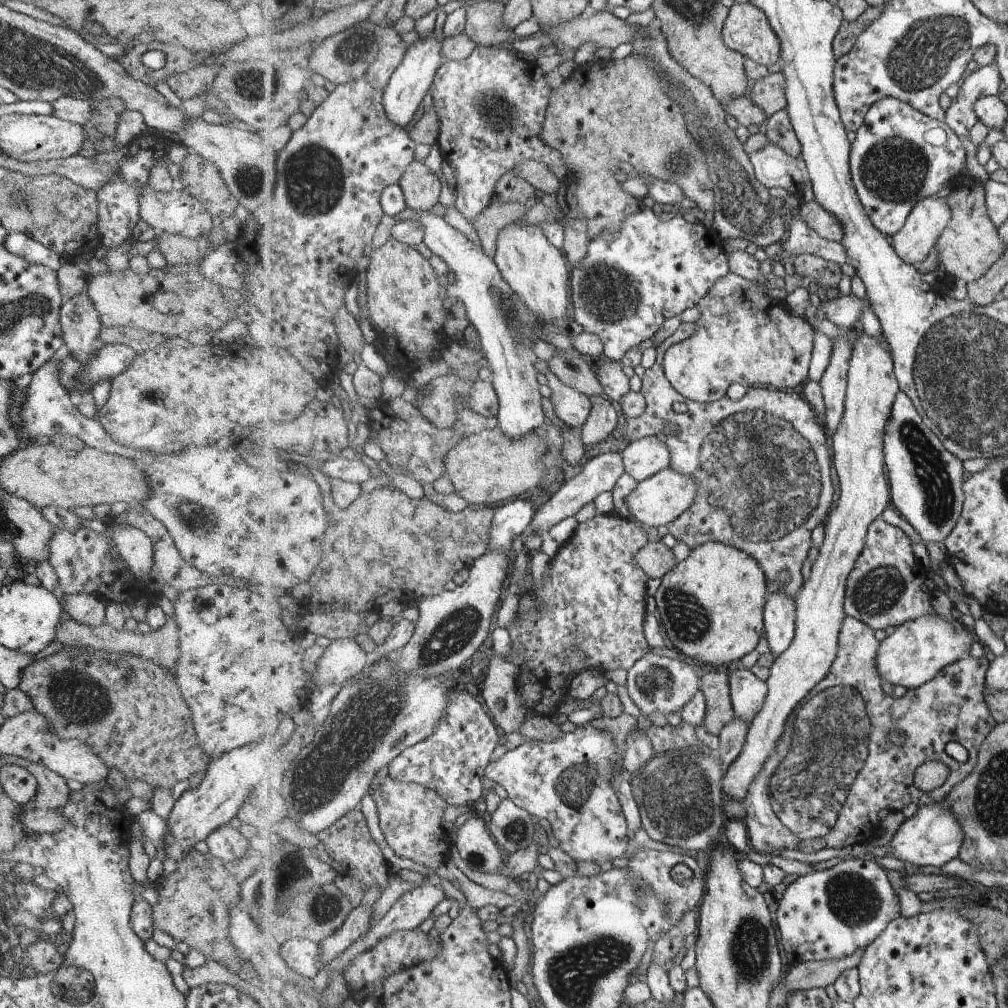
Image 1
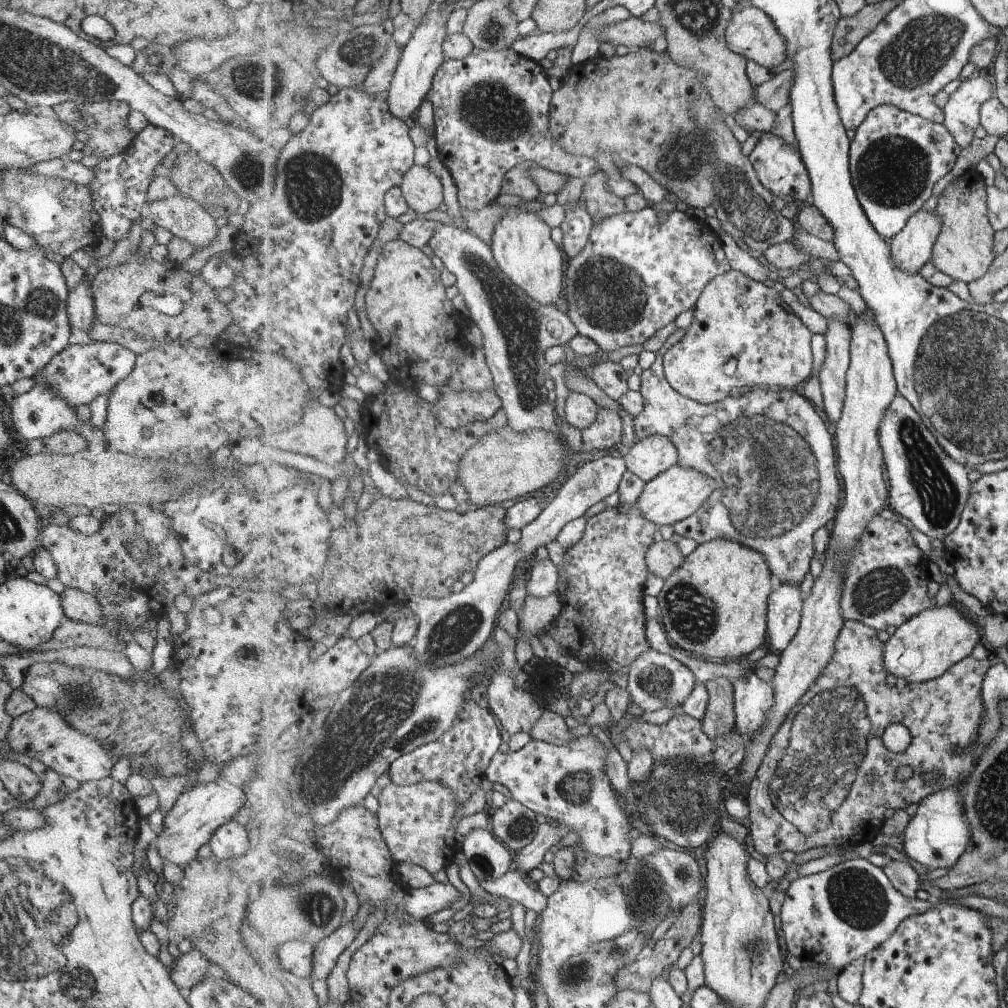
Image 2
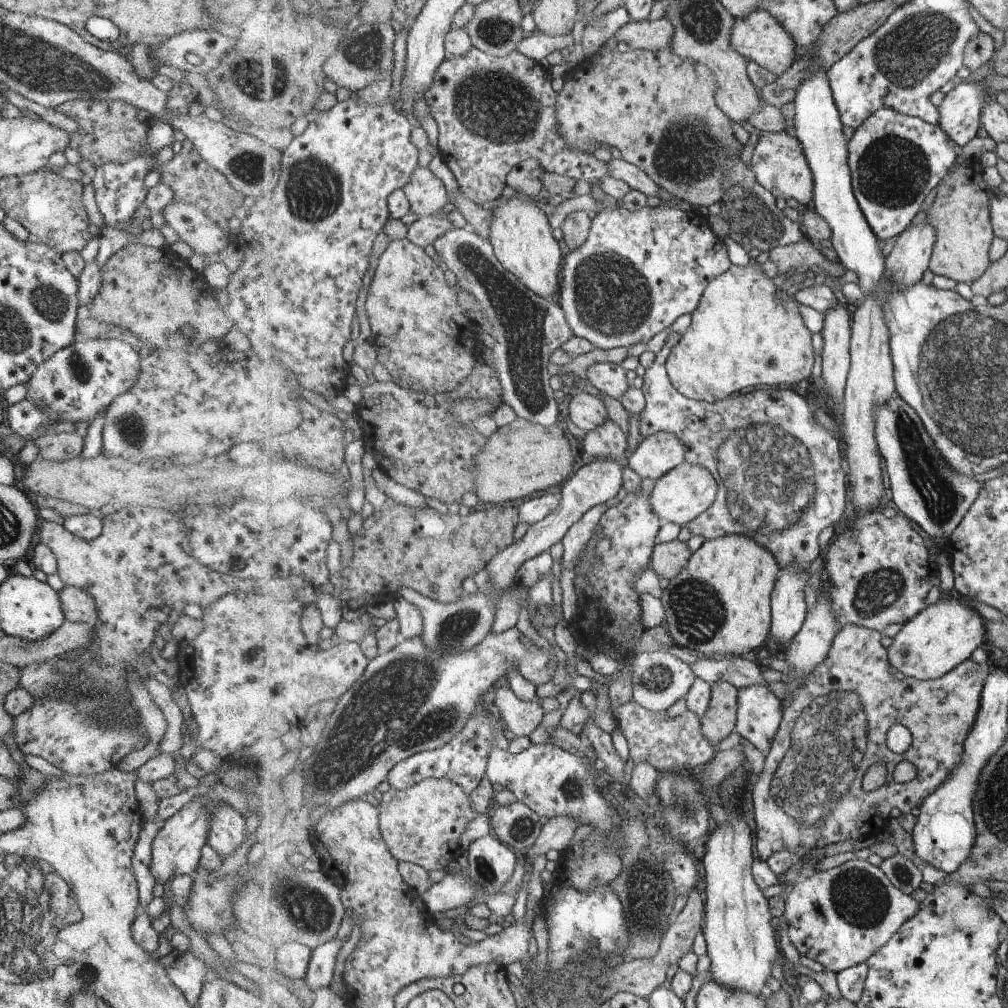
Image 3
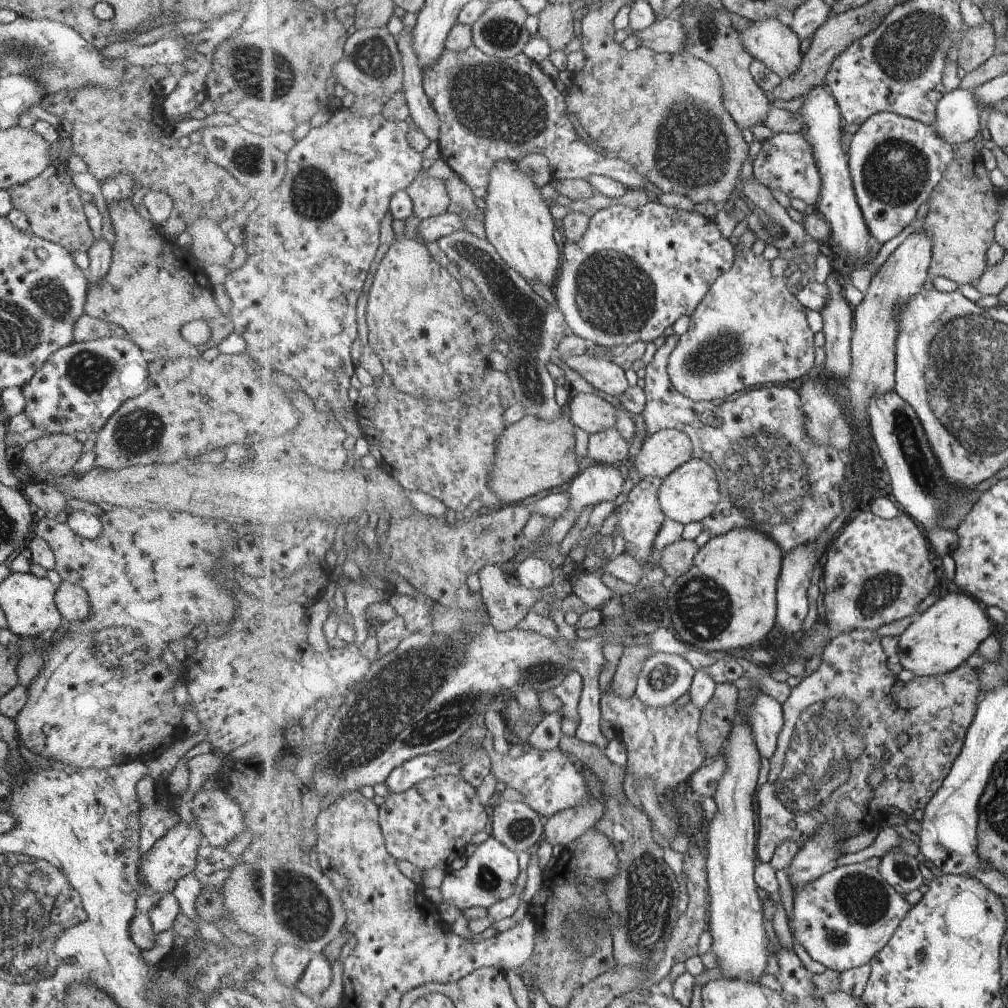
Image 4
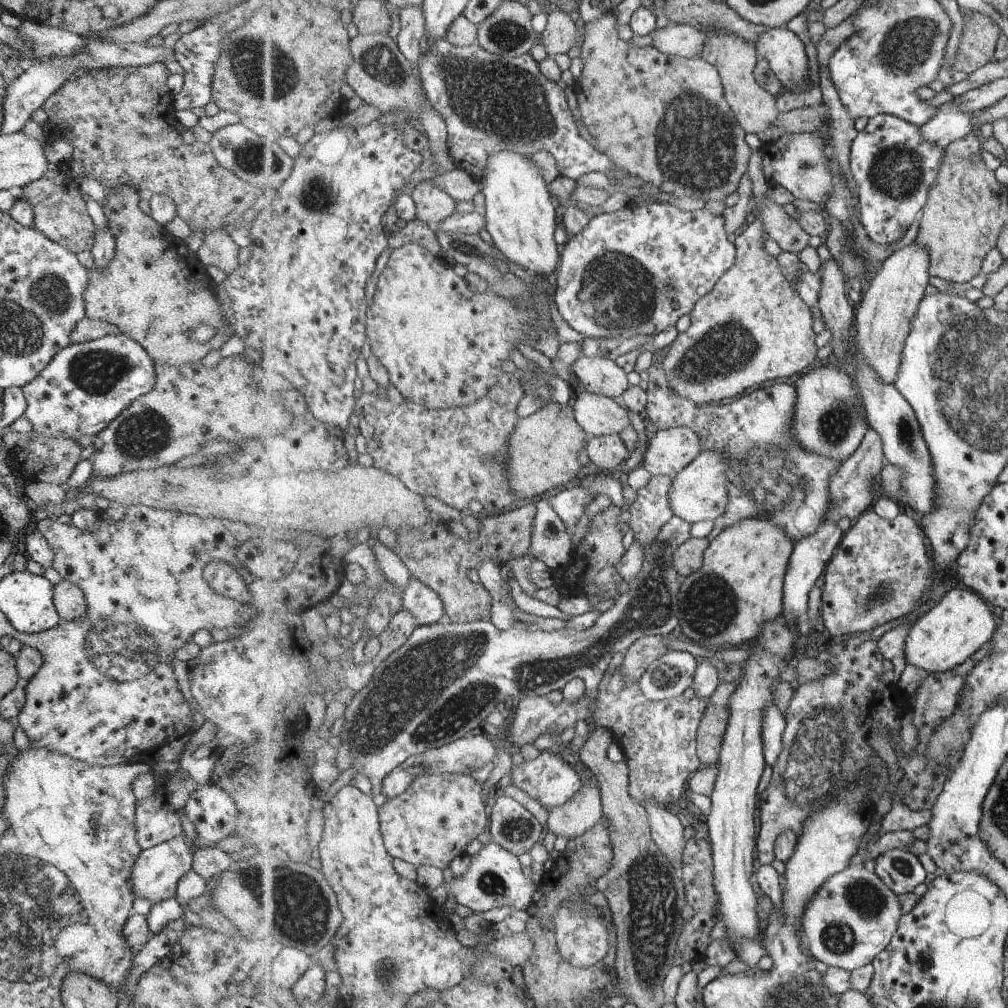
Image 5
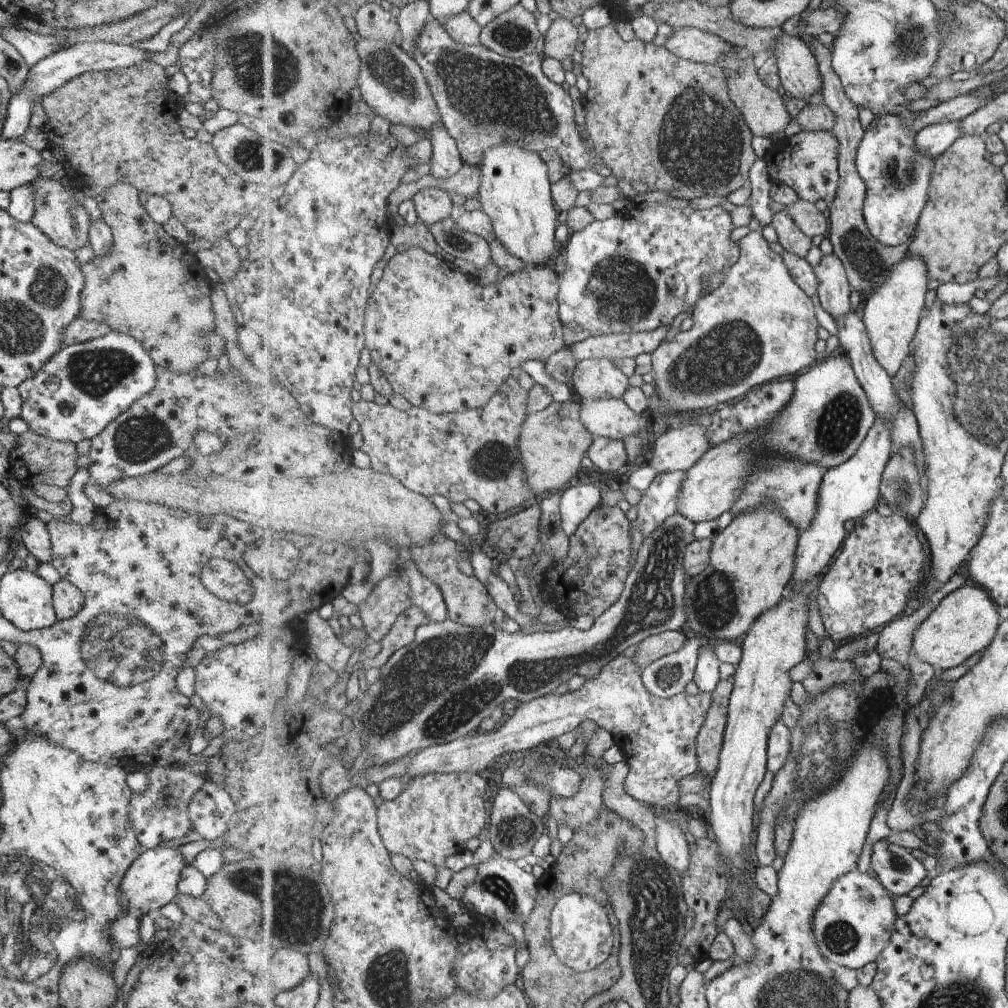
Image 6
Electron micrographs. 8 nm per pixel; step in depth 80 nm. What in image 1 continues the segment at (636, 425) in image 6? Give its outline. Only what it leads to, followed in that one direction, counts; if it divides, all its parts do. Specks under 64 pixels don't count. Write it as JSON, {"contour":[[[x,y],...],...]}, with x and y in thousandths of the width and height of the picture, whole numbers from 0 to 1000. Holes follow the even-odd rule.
{"contour":[[[551,371],[549,375],[545,375],[545,383],[549,385],[547,399],[554,415],[562,422],[576,427],[587,408],[586,394],[574,386],[559,381],[559,378]]]}

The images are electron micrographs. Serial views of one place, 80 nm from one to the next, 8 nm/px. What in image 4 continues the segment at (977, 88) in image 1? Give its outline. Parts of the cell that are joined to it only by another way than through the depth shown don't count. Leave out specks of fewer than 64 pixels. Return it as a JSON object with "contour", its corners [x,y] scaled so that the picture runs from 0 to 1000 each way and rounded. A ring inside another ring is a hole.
{"contour":[[[947,88],[929,104],[930,117],[925,123],[941,143],[950,145],[971,136],[976,125],[977,108],[971,105],[965,89]]]}

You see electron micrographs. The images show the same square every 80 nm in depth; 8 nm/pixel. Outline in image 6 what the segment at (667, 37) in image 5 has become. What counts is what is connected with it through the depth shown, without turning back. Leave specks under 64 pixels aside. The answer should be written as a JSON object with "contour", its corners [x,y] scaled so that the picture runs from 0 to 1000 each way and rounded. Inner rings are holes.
{"contour":[[[676,28],[662,38],[662,50],[672,56],[691,63],[711,64],[728,47],[711,34],[697,32],[691,28]]]}

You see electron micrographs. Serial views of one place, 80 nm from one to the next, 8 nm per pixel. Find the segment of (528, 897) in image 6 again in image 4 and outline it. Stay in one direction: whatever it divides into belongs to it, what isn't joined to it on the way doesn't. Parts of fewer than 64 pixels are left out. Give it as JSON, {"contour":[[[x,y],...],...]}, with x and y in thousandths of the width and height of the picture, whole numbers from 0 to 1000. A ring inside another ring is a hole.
{"contour":[[[490,829],[475,837],[471,845],[463,851],[461,859],[455,864],[444,864],[436,881],[439,888],[439,897],[449,898],[454,903],[460,901],[487,901],[491,895],[497,895],[511,887],[511,875],[517,869],[514,846],[501,839]]]}

